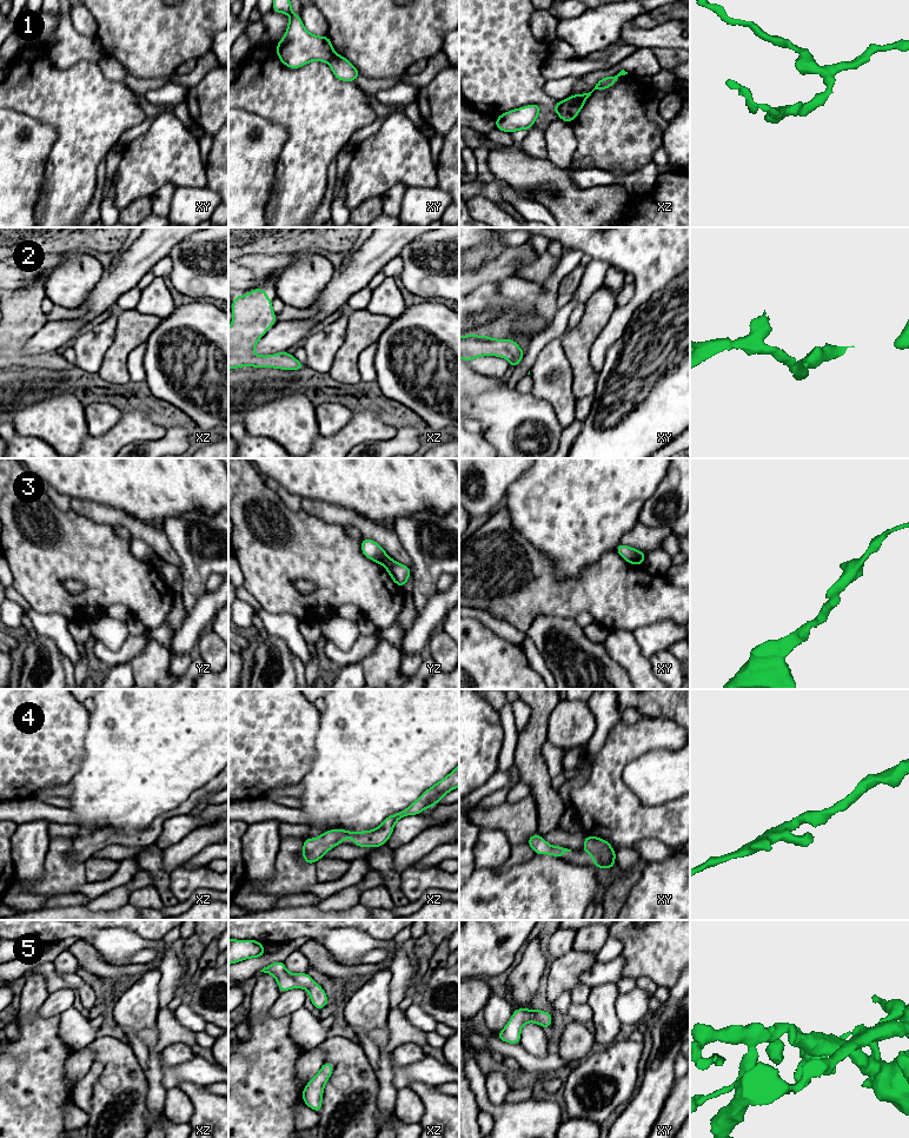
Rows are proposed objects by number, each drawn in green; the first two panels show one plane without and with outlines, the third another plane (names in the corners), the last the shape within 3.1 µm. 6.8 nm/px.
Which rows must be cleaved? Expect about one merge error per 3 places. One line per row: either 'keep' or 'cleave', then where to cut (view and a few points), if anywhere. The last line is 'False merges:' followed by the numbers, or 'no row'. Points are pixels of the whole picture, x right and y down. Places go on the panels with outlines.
1: cleave; cut xy (333, 53), (327, 61)
2: keep; cut none
3: cleave; cut yz (387, 556), (383, 564)
4: keep; cut none
5: keep; cut none
False merges: 1, 3

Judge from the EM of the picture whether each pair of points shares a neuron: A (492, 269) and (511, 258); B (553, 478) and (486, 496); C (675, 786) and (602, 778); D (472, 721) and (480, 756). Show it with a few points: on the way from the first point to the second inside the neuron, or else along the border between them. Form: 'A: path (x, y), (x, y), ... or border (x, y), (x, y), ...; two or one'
A: path (497, 269), (501, 269), (506, 263); one
B: border (525, 471), (509, 488), (502, 503); two
C: border (637, 756), (625, 767), (622, 780), (641, 801); two
D: path (472, 729), (472, 748); one

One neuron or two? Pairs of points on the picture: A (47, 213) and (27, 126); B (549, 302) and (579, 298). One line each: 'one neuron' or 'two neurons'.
A: two neurons
B: two neurons

